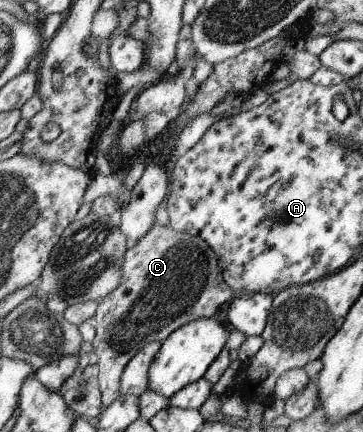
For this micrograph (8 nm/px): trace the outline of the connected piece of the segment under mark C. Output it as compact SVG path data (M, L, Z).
M154 221L154 225L145 236L137 240L135 245L127 247L120 268L118 287L97 301L96 311L90 321L95 328L95 337L91 344L93 353L97 356L101 409L119 396L121 373L137 351L152 342L161 344L173 331L188 322L211 318L231 295L233 291L222 279L216 256L200 238L174 231L169 226L161 227Z

